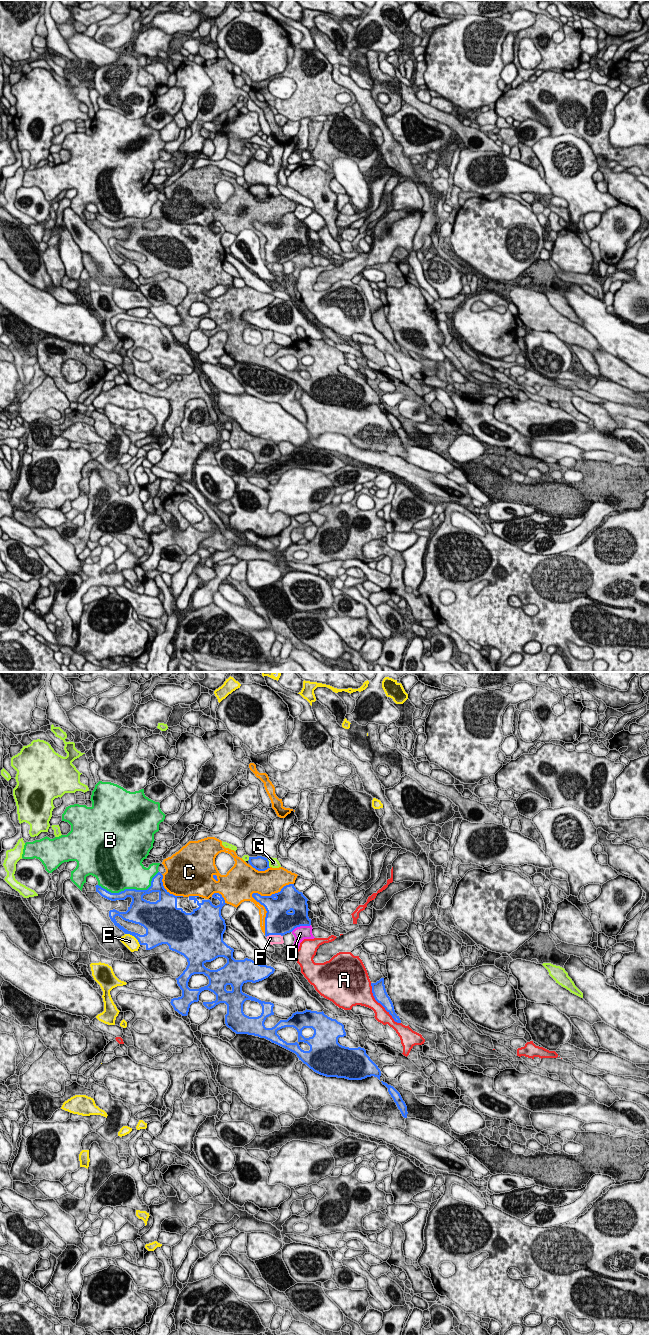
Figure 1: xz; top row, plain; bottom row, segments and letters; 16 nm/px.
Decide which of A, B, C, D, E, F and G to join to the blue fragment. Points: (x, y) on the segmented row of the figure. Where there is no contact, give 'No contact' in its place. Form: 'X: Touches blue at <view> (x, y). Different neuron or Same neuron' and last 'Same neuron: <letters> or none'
A: Touches blue at xz (381, 1004). Different neuron
B: Touches blue at xz (131, 889). Different neuron
C: Touches blue at xz (252, 894). Different neuron
D: Touches blue at xz (300, 925). Different neuron
E: Touches blue at xz (133, 935). Different neuron
F: Touches blue at xz (274, 934). Same neuron
G: Touches blue at xz (268, 863). Different neuron
Same neuron: F

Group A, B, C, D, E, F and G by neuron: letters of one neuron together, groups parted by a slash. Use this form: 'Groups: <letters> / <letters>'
Groups: A / B / C / D / E / F / G

